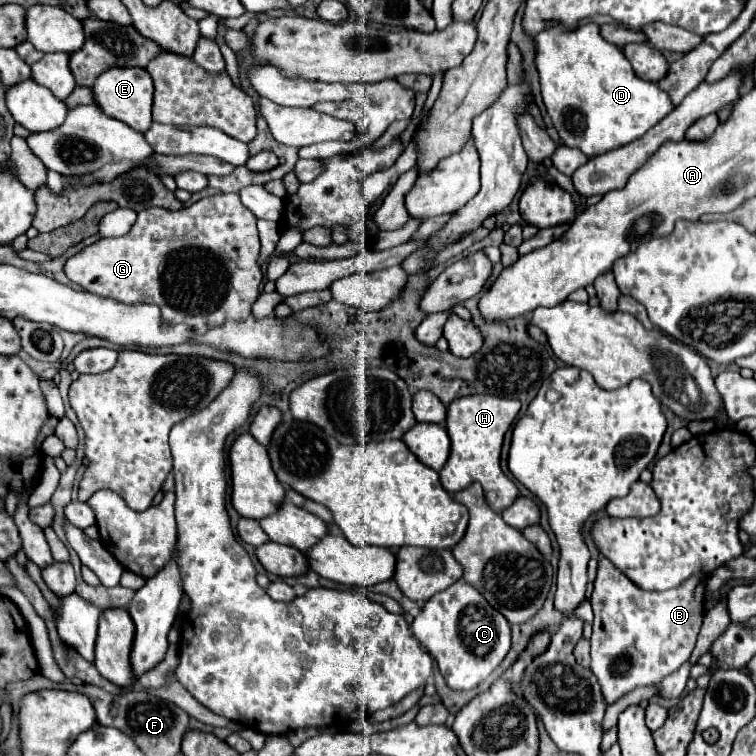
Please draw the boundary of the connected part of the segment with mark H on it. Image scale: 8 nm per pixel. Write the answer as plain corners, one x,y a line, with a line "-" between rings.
468,395
452,401
446,409
446,431
450,437
450,457
440,471
440,483
448,493
458,493
474,481
480,481
488,505
500,513
518,497
516,485
500,469
500,449
504,433
514,423
520,403
514,397

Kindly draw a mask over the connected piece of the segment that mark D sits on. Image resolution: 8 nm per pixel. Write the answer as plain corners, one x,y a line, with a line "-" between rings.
586,23
578,27
578,31
564,31
562,27
556,27
540,33
534,43
538,47
536,67
540,73
542,99
546,101
552,125
558,129
558,135
566,147
576,147
586,157
596,157
610,149
640,139
648,129
652,129
664,115
674,109
668,93
662,91
658,83
642,81
636,77
632,65
622,55
620,47
606,43
598,33
596,23

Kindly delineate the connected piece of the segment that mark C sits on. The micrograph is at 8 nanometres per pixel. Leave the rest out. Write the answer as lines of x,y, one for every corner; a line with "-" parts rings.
464,579
428,599
410,625
414,637
436,659
452,689
472,689
482,683
508,655
510,623

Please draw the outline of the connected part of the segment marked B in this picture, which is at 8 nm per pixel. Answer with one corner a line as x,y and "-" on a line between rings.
606,557
598,561
598,575
592,591
592,649
590,671
596,675
606,705
616,703
636,687
662,681
688,661
704,617
708,575
692,575
674,589
646,591
630,581

